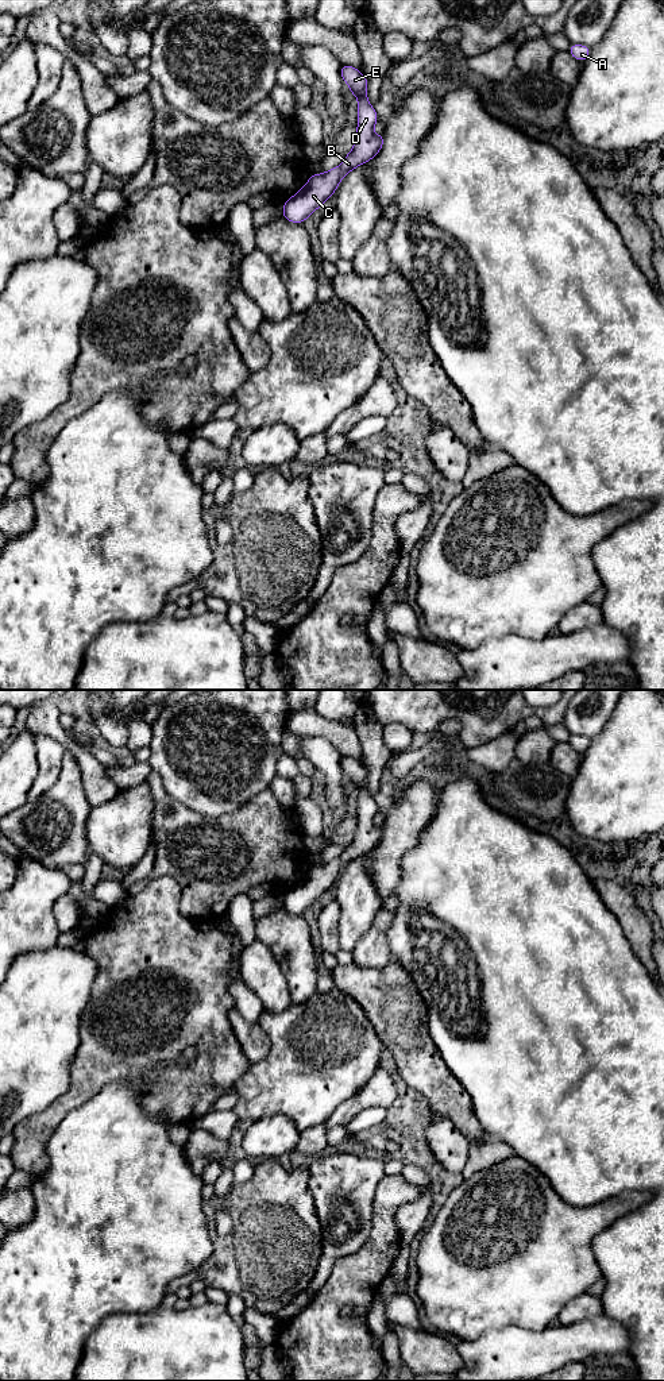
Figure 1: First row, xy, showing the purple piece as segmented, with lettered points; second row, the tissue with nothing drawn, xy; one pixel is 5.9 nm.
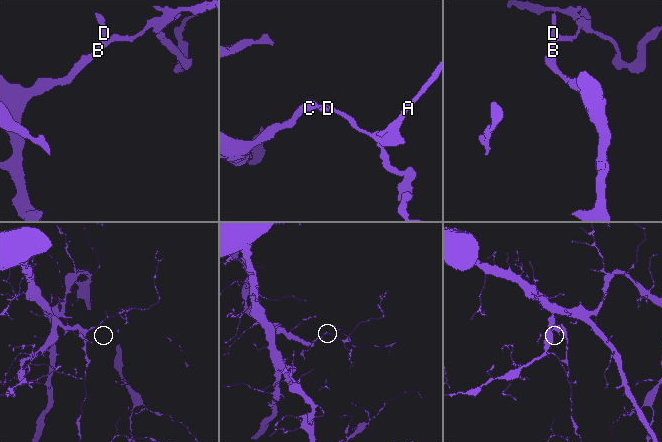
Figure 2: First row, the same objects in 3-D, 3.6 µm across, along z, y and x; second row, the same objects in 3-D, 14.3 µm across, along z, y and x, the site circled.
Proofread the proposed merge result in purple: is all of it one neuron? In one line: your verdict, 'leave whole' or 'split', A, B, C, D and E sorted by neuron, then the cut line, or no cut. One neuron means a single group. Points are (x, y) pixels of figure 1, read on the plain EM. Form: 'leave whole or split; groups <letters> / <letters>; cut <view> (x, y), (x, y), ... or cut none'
leave whole; groups A B C D E; cut none

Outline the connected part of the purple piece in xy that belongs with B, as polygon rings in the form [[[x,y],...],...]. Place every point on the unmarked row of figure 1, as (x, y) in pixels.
[[[350,756],[341,757],[340,767],[348,775],[351,784],[359,791],[355,837],[340,857],[323,865],[312,865],[306,876],[285,892],[282,907],[290,914],[304,914],[336,883],[339,873],[348,863],[372,850],[383,837],[385,823],[379,828],[372,823],[374,815],[379,810],[366,787],[368,769]]]

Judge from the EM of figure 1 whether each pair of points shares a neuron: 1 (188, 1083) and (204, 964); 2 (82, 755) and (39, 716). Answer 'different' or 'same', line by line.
1: same
2: same

